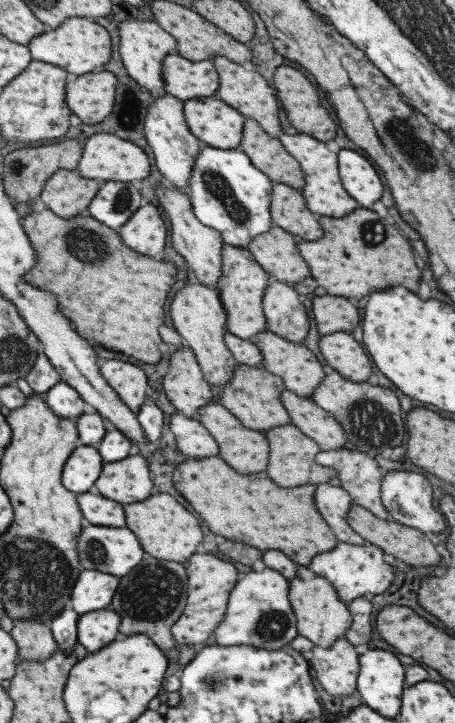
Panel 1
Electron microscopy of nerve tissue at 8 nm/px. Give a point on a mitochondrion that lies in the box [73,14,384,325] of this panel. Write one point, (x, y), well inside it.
(214, 182)

